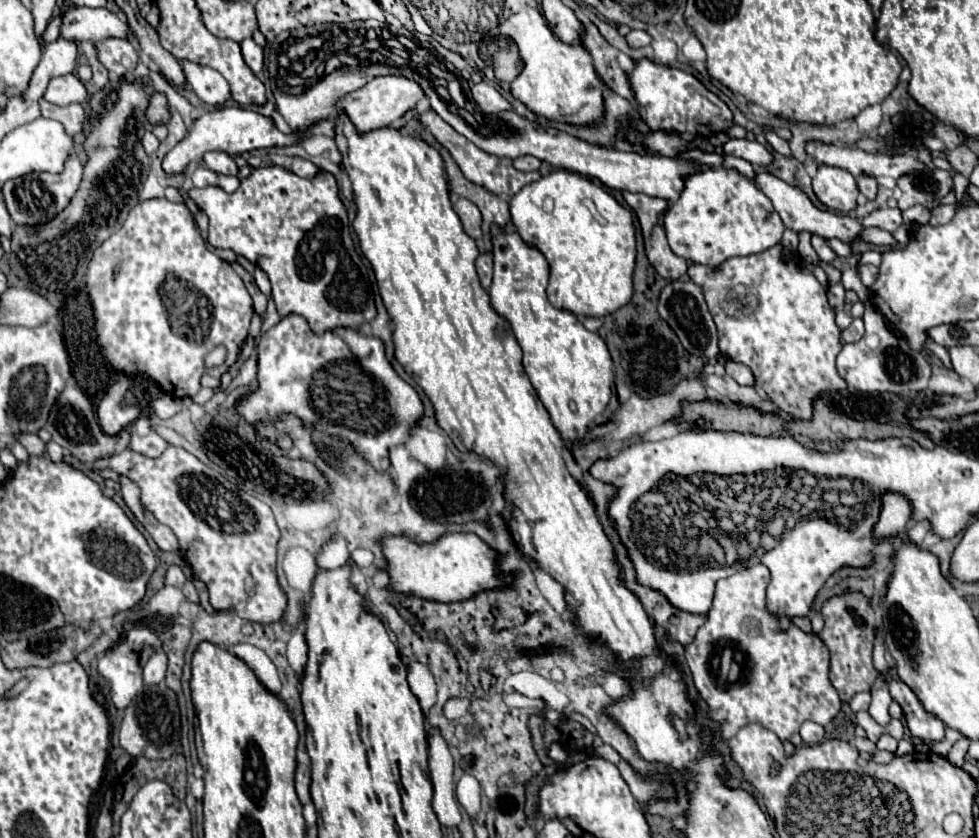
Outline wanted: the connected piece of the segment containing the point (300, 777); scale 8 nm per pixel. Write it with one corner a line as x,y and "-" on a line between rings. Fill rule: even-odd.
298,764
294,780
296,780
296,792
298,792
300,802
302,804
312,802
312,798
310,798
310,768
304,764

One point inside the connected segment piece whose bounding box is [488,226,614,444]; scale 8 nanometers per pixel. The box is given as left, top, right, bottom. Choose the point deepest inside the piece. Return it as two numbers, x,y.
570,367

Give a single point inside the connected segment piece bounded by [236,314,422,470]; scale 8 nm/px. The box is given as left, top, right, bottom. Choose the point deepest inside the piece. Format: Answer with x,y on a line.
342,383

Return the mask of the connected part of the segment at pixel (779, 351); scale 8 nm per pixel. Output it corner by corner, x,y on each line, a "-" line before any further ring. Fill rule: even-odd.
776,244
760,254
728,258
716,268
702,268
700,264
694,264
688,268
688,276
702,288
710,314
716,322
720,354
726,360
748,366
756,380
754,386
762,388
778,408
800,420
810,420
814,416
812,404
820,394
846,388
846,380
836,370
836,356
842,350
842,338
834,320
836,314
828,304
826,288
814,274
802,272
802,264
796,262
782,244
-
738,284
746,288
746,294
734,292
734,286

